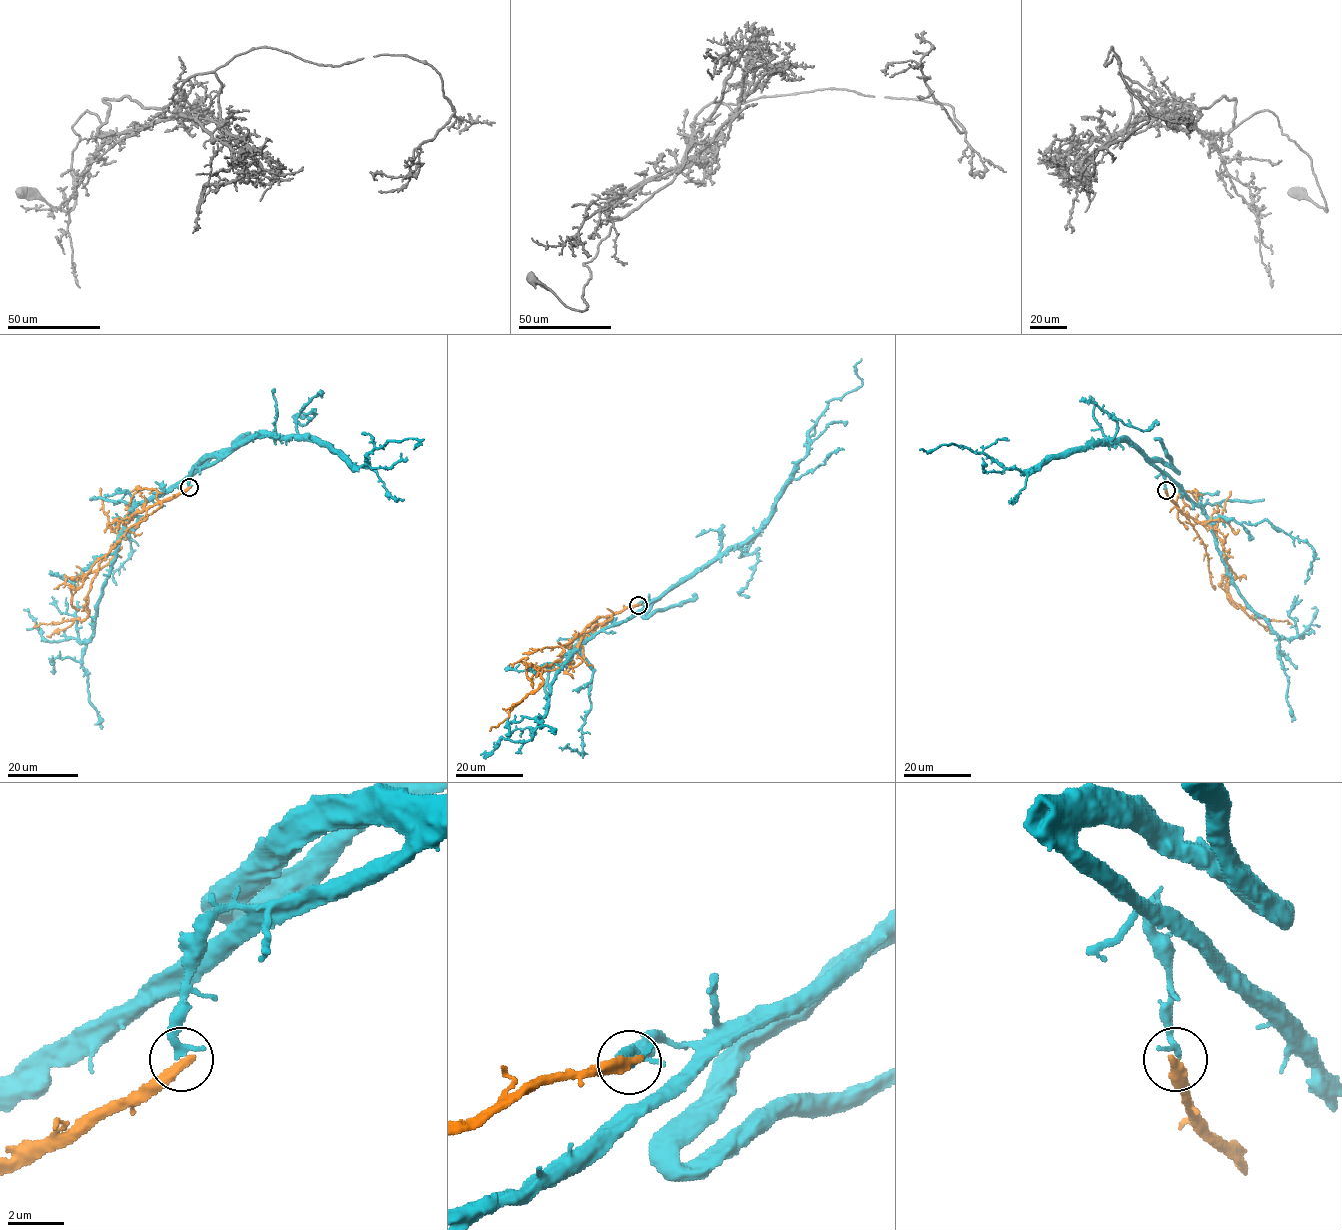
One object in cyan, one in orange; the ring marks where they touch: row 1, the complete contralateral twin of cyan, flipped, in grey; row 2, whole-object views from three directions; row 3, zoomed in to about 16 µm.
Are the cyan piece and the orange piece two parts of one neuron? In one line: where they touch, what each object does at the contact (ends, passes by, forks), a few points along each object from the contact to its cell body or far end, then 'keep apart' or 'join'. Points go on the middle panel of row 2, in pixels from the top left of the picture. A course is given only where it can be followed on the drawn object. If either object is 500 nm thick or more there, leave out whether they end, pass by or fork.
place (638, 605); cyan ends; orange ends; course cyan (638, 605), (660, 598), (753, 535), (806, 454), (808, 433), (822, 411), (861, 385), (855, 367), (861, 359); course orange (638, 605), (592, 622), (581, 634), (570, 658), (541, 668), (542, 684), (515, 705), (508, 717), (491, 726); keep apart

